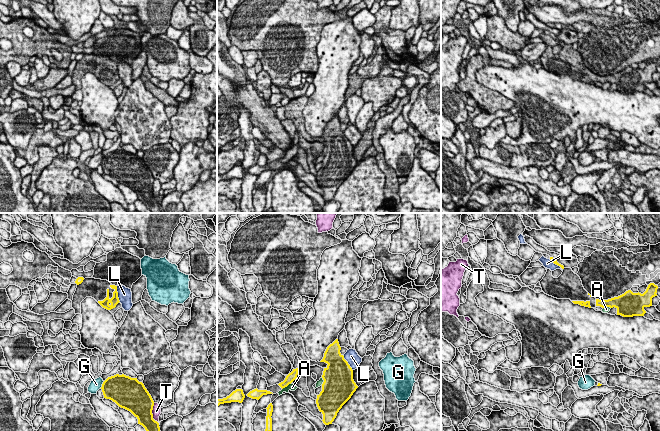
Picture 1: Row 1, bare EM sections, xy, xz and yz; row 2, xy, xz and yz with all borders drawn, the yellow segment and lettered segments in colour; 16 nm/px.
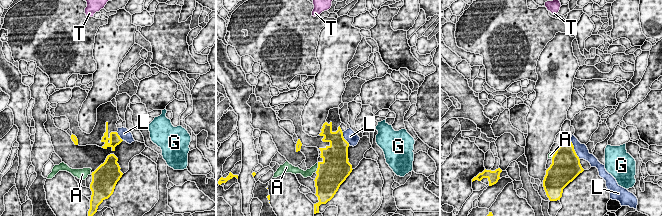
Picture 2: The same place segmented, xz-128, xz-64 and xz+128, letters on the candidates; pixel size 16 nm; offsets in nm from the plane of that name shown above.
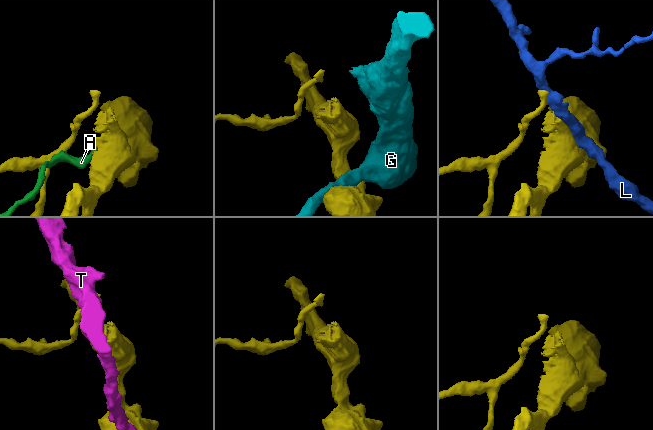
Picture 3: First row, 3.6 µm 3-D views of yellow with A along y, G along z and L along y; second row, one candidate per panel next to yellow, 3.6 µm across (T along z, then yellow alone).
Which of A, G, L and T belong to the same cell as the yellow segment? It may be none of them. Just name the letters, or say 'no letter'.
no letter

